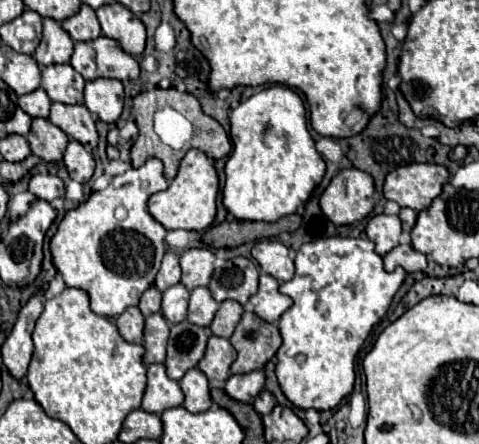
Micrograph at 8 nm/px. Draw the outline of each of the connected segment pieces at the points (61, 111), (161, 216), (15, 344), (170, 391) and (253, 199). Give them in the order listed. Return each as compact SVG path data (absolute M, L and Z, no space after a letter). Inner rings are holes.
M52 103L50 121L56 127L60 127L70 139L84 143L84 147L88 147L88 151L96 149L98 133L96 133L94 117L84 103L76 103L76 105Z
M190 149L180 161L178 175L170 181L168 189L154 193L148 199L148 213L166 229L186 229L202 231L212 225L216 217L216 197L218 197L218 175L214 171L214 161L208 159L202 151Z
M38 293L22 307L12 333L6 337L2 345L2 361L16 381L24 379L32 357L32 331L36 319L42 313L42 299L44 293Z
M148 365L148 383L142 397L142 409L160 415L170 407L180 407L184 401L178 381L168 379L164 365Z
M272 85L242 101L230 113L232 153L228 155L222 205L242 221L278 221L304 207L326 173L326 163L306 129L302 99L284 85Z

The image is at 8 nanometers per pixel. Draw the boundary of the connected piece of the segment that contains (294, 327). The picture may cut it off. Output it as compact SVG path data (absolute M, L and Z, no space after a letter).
M324 237L310 243L304 243L296 253L296 275L280 285L280 293L288 295L294 305L280 317L278 327L282 335L282 347L276 357L276 377L286 399L304 411L328 411L334 409L344 397L354 389L354 359L360 351L364 339L372 327L386 315L392 297L402 285L406 273L402 267L396 267L392 273L386 273L382 267L382 257L374 251L374 243L368 239L352 237Z

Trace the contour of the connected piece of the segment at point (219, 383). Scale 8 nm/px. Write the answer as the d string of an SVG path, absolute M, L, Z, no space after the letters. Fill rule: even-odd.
M210 335L206 353L198 363L198 369L208 377L210 387L222 389L224 381L230 377L230 365L236 359L236 351L228 339Z

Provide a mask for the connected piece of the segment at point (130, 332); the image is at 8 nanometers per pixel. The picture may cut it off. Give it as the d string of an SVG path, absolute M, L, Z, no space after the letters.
M138 307L124 309L116 319L118 333L128 343L142 343L142 329L144 329L144 317L140 315Z

